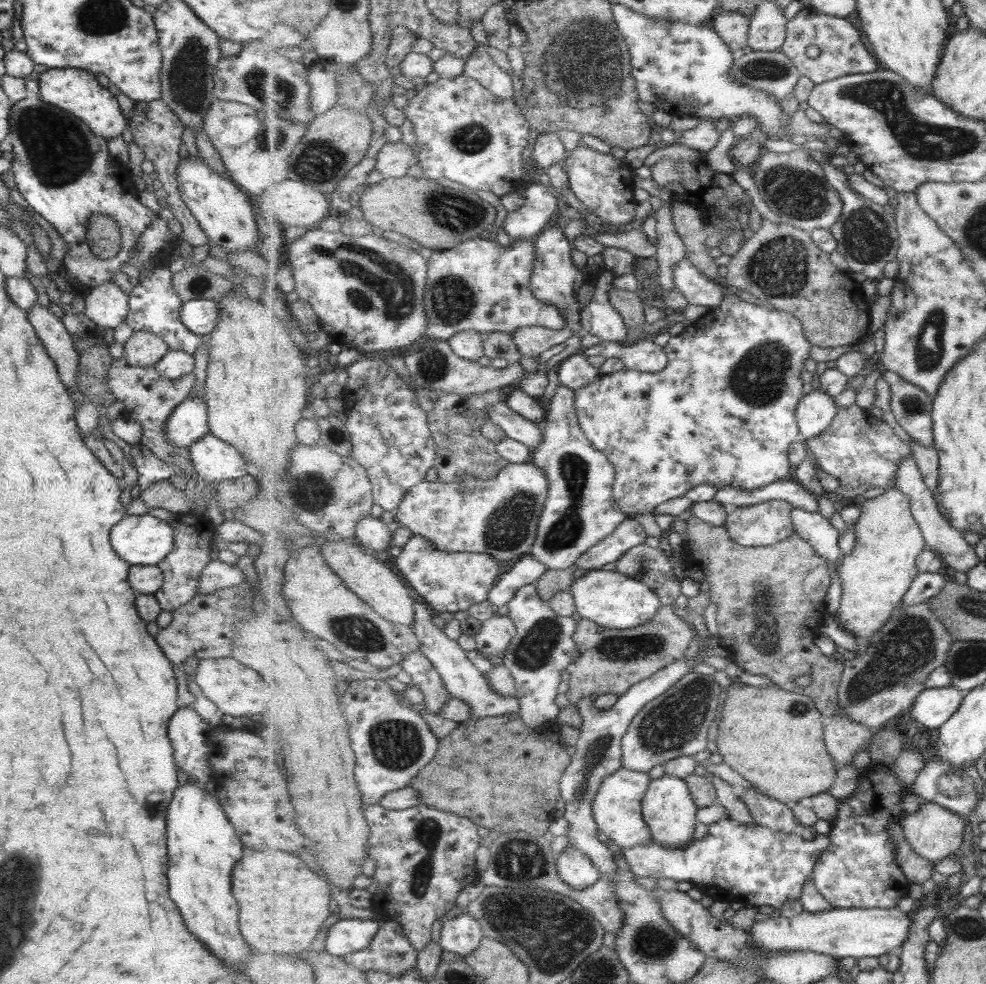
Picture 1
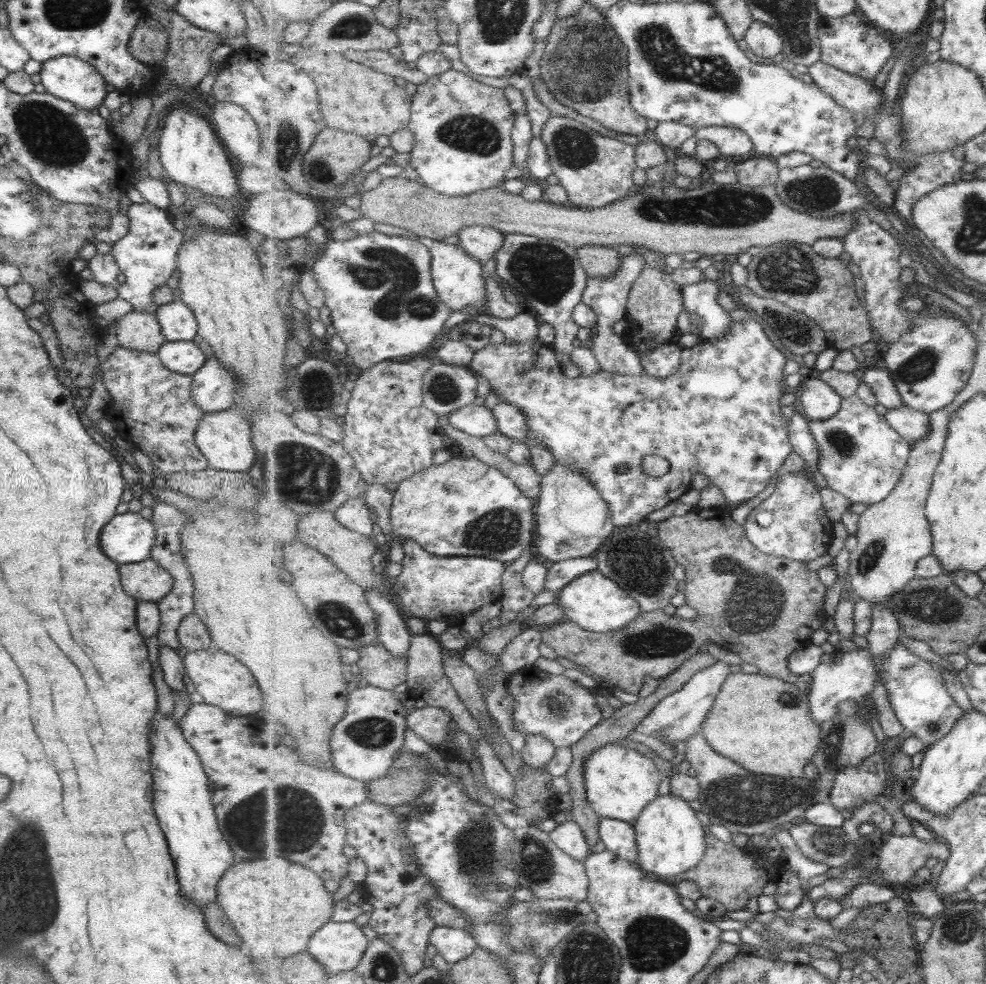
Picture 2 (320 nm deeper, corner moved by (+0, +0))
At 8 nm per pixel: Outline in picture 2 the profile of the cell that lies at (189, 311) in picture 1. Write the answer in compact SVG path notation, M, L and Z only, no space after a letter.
M178 299L158 305L153 313L164 342L191 341L197 332L193 313Z

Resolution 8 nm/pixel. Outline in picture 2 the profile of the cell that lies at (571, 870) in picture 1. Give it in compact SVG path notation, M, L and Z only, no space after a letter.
M565 821L556 826L550 833L550 837L567 854L572 855L578 861L585 862L591 855L590 844L586 841L583 829L575 821Z

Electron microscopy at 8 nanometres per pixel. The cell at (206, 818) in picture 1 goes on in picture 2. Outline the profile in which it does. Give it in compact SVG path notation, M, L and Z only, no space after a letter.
M155 712L150 722L148 741L149 770L153 778L151 804L173 859L180 891L200 908L216 900L217 881L235 858L218 829L209 781L199 757L183 738L172 715L160 717Z

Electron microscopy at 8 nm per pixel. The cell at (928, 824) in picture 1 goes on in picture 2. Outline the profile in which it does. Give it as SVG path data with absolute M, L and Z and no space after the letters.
M891 834L880 848L875 865L887 884L905 884L916 881L916 872L925 866L931 856L946 861L951 853L948 843L938 837L932 843L927 843L913 834Z

